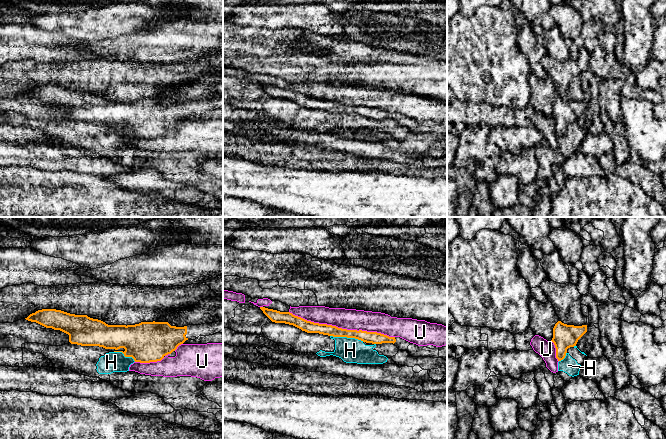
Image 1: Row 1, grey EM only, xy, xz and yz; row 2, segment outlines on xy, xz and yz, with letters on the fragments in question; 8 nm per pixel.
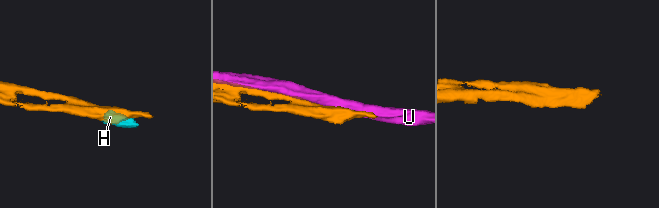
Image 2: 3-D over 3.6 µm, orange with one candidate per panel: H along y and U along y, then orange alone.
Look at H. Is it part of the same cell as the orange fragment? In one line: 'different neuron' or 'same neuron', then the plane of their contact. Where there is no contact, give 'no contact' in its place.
different neuron; contact in xz

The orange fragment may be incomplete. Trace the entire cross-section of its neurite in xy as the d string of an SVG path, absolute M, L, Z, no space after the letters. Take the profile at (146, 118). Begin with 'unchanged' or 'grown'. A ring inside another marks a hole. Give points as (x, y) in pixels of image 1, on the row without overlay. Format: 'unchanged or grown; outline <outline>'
grown; outline M56 85L38 86L25 95L68 110L71 120L114 125L114 128L122 128L125 133L132 133L140 139L161 137L166 131L175 133L179 121L200 111L223 110L223 97L184 103L155 97L127 102L108 101L87 91Z

